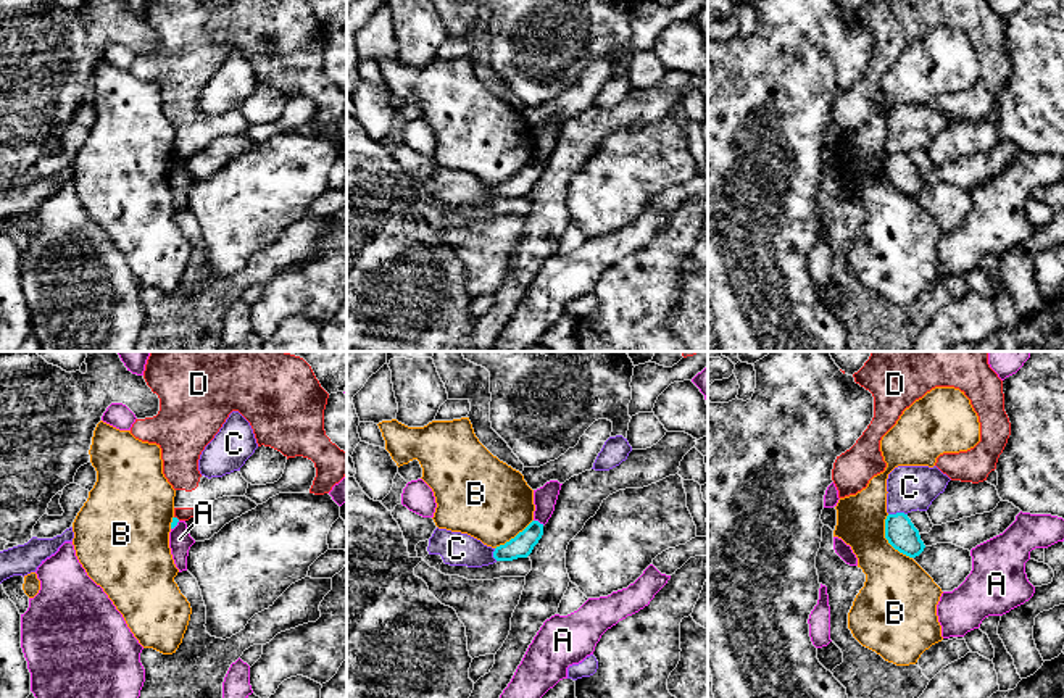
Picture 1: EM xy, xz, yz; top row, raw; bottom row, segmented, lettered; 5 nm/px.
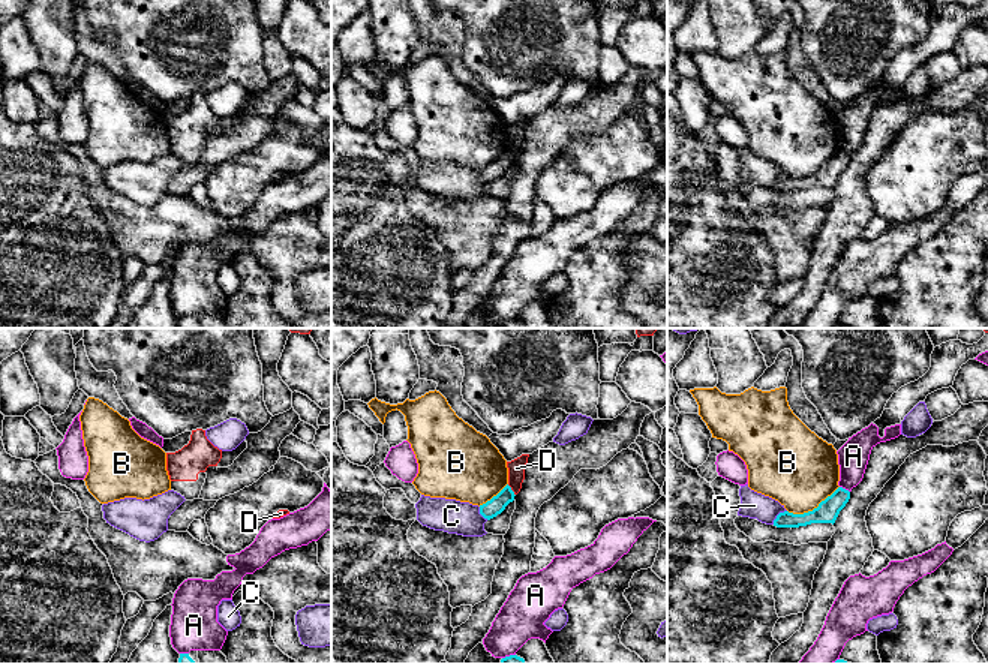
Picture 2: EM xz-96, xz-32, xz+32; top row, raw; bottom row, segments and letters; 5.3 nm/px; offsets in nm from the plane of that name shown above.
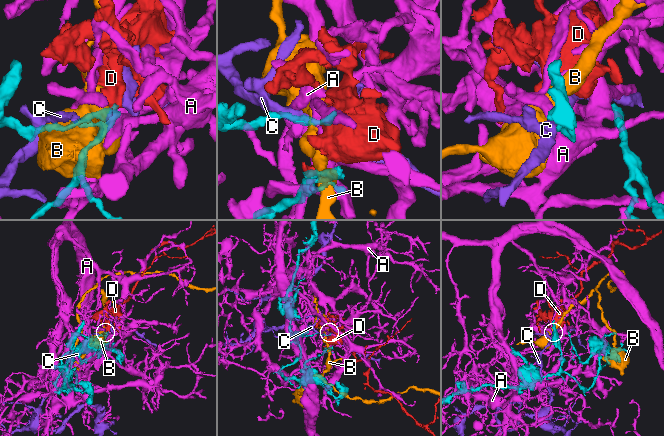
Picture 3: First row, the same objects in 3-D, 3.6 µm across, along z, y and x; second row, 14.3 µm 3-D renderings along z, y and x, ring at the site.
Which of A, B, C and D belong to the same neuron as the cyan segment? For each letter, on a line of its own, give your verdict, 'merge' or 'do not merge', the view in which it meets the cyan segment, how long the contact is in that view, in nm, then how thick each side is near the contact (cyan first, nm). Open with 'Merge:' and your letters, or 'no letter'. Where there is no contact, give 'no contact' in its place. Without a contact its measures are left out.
Merge: no letter
A: do not merge | xz | 60 nm | 110/120 nm
B: do not merge | yz | 260 nm | 150/320 nm
C: do not merge | yz | 100 nm | 150/220 nm
D: do not merge | xy | 40 nm | 30/60 nm

